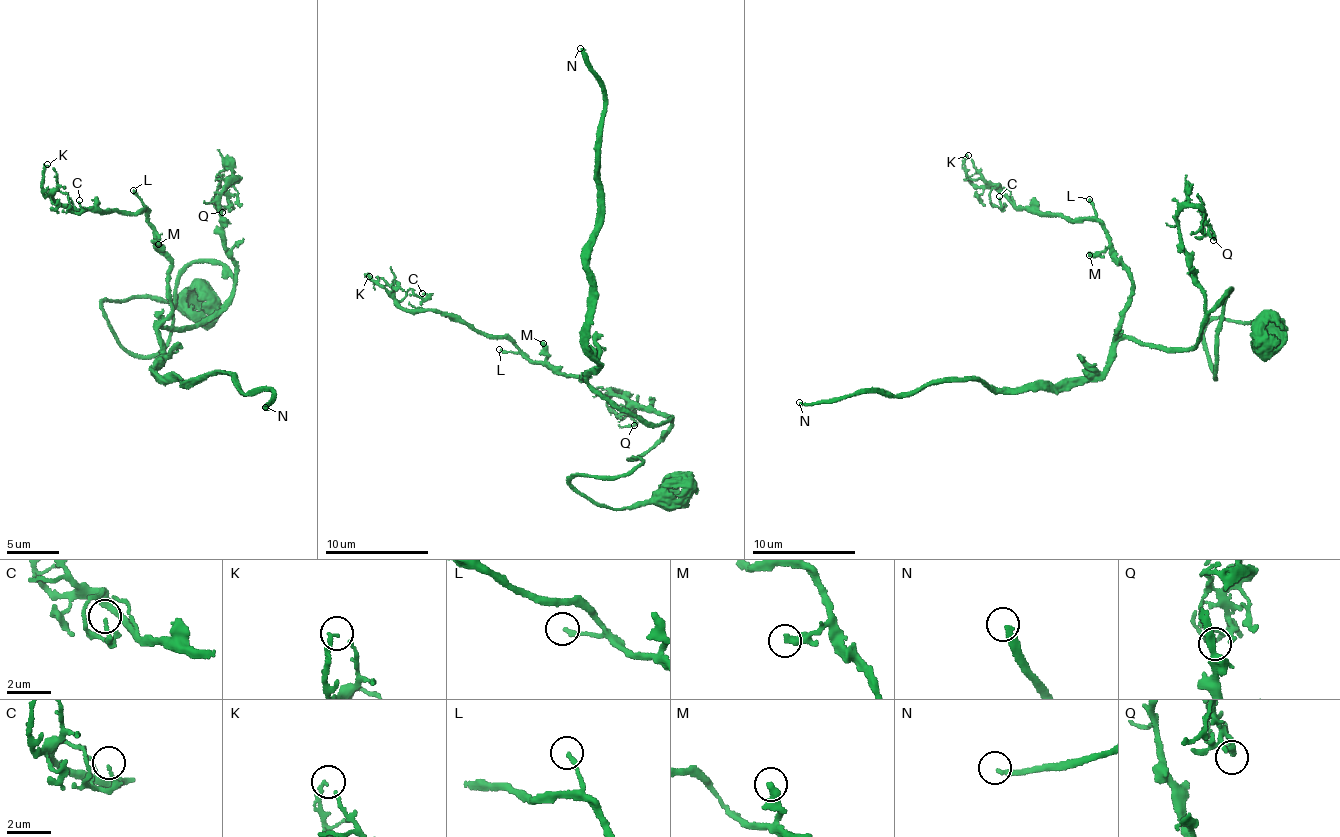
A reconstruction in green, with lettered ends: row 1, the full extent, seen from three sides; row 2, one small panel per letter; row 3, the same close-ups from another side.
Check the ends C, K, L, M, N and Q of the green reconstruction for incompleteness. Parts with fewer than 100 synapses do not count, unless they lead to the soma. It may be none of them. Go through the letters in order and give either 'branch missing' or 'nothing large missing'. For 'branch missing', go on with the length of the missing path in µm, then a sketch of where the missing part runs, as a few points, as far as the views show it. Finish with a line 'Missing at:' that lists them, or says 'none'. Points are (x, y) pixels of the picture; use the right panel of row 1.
C: nothing large missing
K: nothing large missing
L: nothing large missing
M: nothing large missing
N: branch missing; about 250 µm are missing
Q: nothing large missing
Missing at: N

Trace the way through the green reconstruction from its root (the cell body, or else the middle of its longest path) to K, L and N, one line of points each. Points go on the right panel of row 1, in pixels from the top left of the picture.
K: (1184, 349), (1142, 346), (1118, 335), (1131, 274), (1104, 226), (1011, 206), (999, 192), (972, 183), (968, 155)
L: (1184, 349), (1142, 346), (1118, 335), (1119, 313), (1131, 295), (1131, 274), (1113, 250), (1104, 221), (1089, 199)
N: (1184, 349), (1122, 338), (1107, 366), (1075, 384), (987, 390), (975, 376), (938, 378), (907, 394), (799, 402)

